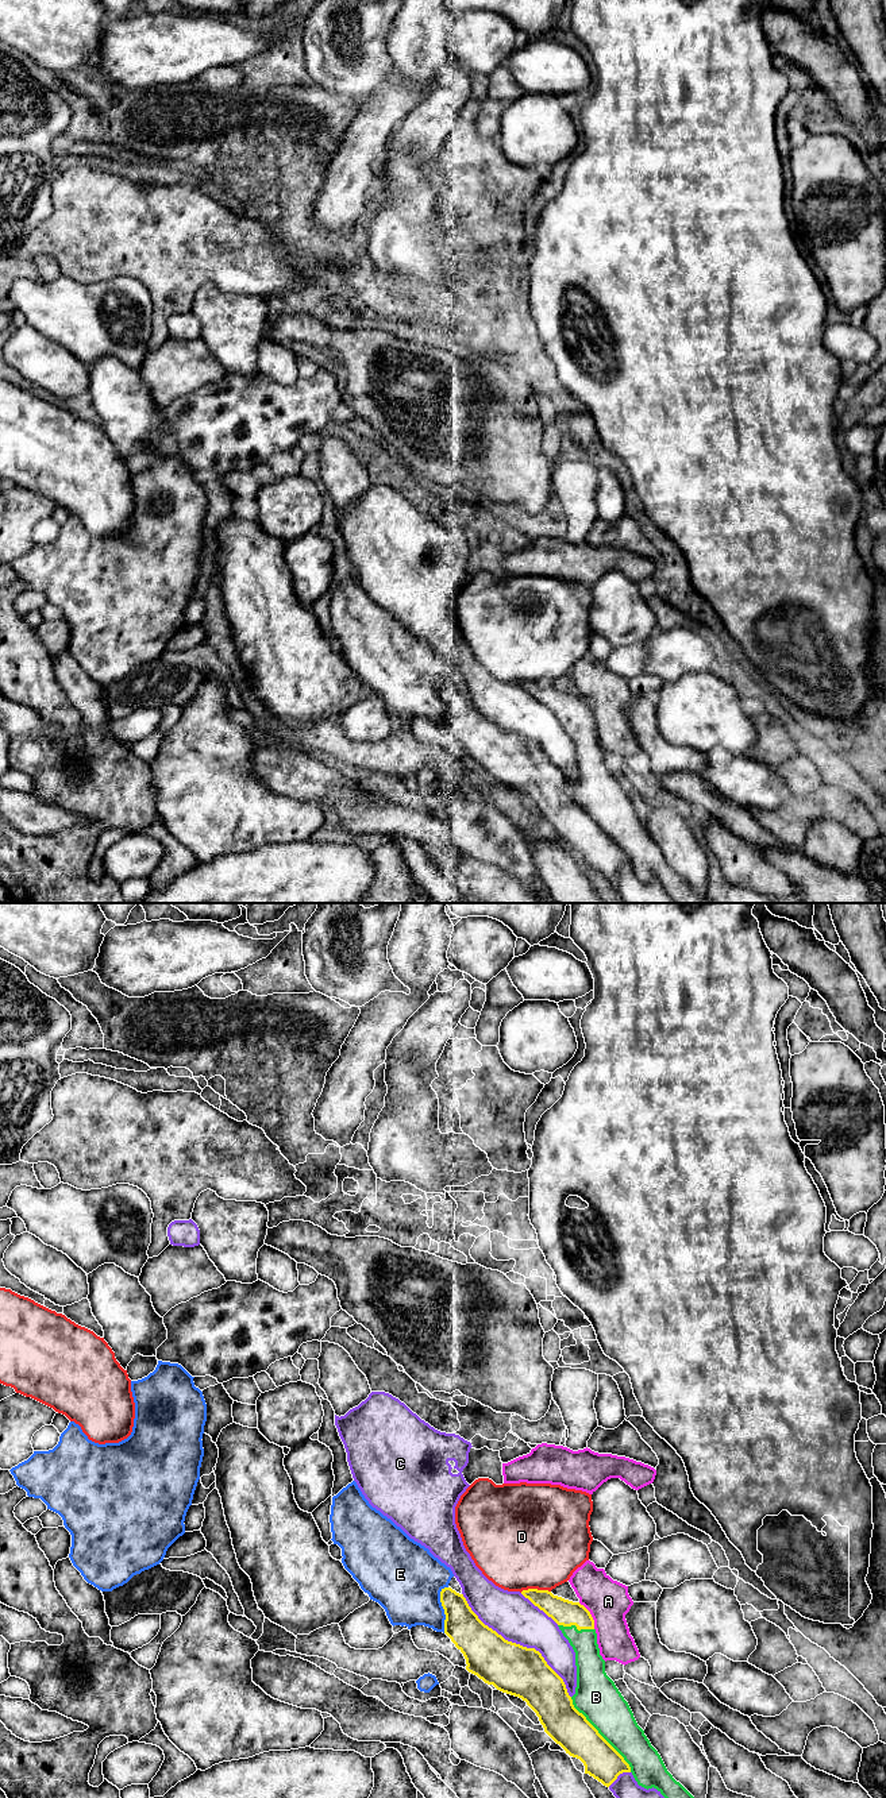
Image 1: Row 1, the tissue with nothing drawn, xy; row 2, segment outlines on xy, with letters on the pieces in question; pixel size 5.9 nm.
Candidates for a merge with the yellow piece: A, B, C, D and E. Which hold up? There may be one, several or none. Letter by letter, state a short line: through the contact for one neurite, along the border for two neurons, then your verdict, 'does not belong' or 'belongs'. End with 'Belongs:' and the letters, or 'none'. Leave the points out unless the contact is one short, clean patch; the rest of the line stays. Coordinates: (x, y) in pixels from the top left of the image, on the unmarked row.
A: does not belong
B: belongs
C: does not belong
D: does not belong
E: does not belong
Belongs: B

